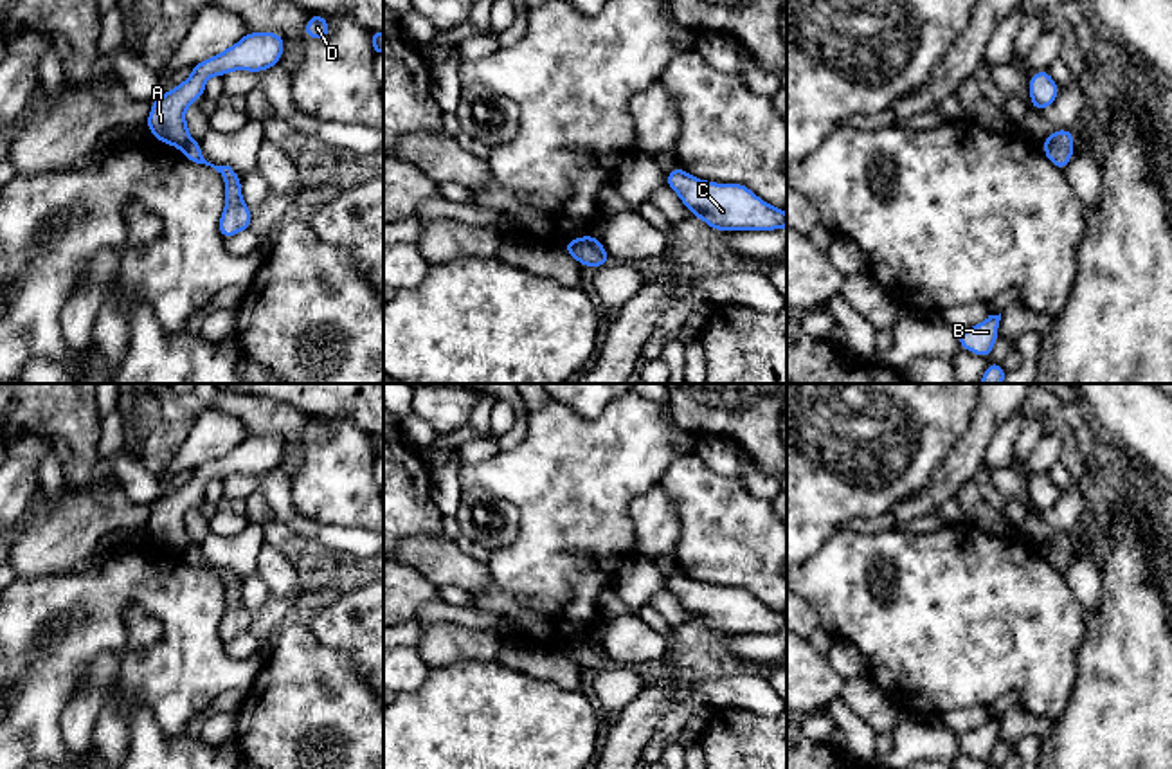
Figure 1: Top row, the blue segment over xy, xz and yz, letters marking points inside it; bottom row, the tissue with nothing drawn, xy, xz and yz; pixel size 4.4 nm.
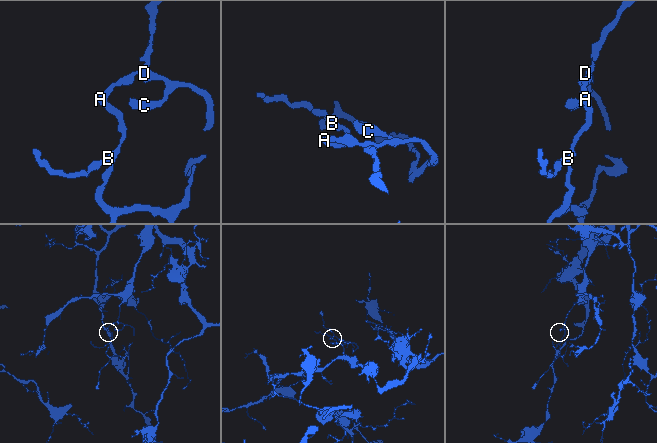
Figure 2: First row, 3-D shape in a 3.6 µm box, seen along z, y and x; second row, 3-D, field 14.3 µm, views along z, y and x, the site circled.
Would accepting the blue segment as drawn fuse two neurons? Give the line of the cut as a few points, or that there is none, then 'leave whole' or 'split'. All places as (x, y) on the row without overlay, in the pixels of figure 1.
cut none; leave whole

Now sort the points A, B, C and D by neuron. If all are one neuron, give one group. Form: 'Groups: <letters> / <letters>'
Groups: A B C D

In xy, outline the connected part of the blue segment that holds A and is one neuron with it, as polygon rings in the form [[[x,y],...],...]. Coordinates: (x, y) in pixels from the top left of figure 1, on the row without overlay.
[[[247,436],[238,447],[193,470],[191,479],[167,497],[153,502],[146,529],[164,547],[184,555],[189,565],[214,571],[225,584],[225,612],[220,620],[220,638],[227,643],[250,632],[252,614],[245,609],[241,584],[230,569],[214,569],[203,562],[198,544],[193,544],[185,513],[203,499],[207,483],[234,474],[263,475],[275,470],[284,445],[279,436]]]

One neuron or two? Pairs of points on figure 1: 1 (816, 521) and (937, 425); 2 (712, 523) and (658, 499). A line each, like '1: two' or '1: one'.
1: one
2: two

